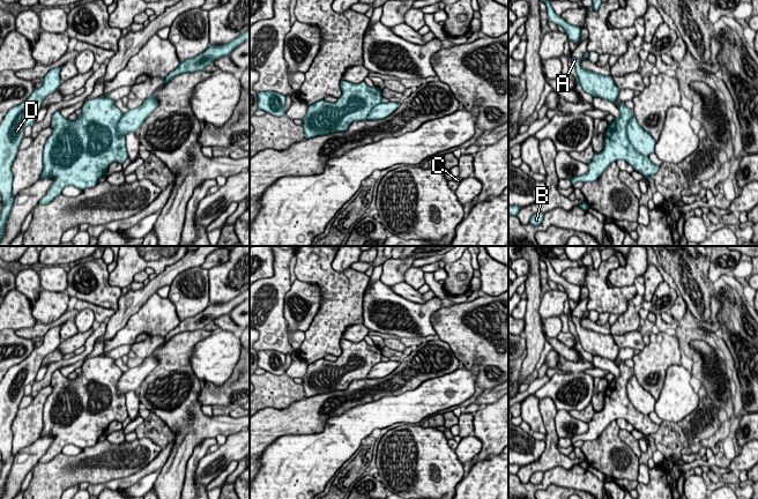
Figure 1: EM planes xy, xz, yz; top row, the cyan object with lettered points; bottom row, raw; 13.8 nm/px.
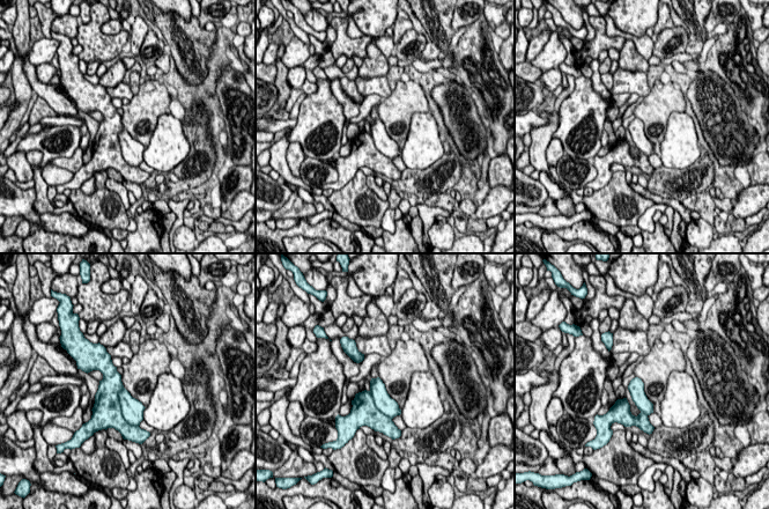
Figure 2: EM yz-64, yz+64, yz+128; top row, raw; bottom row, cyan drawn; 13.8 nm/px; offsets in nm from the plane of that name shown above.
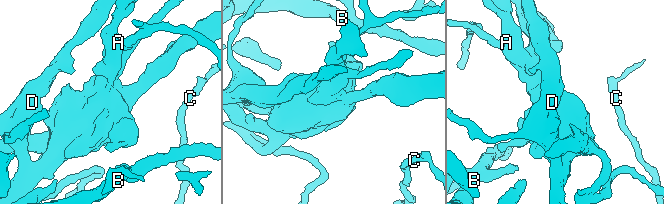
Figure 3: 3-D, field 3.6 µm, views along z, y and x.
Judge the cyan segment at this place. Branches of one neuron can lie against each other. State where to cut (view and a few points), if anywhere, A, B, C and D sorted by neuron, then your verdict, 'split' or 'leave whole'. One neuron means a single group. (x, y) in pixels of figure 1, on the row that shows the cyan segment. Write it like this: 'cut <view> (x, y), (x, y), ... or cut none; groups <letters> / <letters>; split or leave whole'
cut yz (632, 113), (626, 125), (626, 136), (630, 143), (647, 157); groups A C D / B; split

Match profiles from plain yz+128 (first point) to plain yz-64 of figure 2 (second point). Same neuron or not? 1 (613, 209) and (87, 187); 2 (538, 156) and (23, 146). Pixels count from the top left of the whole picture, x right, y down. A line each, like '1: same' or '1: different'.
1: different
2: different

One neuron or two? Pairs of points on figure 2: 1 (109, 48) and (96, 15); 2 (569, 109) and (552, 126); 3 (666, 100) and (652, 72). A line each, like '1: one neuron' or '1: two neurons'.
1: one neuron
2: two neurons
3: two neurons

